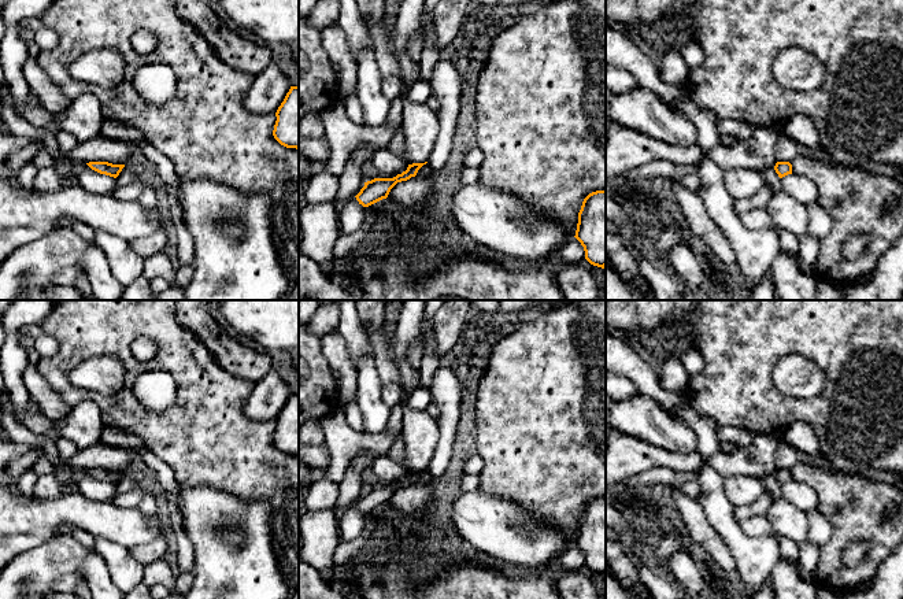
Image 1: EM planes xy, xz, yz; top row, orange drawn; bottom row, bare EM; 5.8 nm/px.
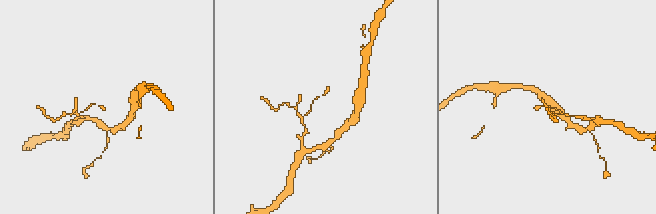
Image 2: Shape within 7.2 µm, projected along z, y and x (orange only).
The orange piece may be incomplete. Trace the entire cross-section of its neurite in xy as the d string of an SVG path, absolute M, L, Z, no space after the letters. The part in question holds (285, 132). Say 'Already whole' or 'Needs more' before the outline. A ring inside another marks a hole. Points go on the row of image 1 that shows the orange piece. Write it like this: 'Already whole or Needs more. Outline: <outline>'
Already whole. Outline: M290 86L275 117L274 138L286 148L299 149L299 86Z

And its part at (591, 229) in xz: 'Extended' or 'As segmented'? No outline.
As segmented

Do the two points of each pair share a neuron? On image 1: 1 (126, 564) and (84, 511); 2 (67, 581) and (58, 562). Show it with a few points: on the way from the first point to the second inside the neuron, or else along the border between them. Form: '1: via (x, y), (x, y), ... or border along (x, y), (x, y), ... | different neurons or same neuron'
1: border along (95, 536), (110, 539), (128, 550) | different neurons
2: border along (77, 573), (62, 576), (54, 584) | different neurons

